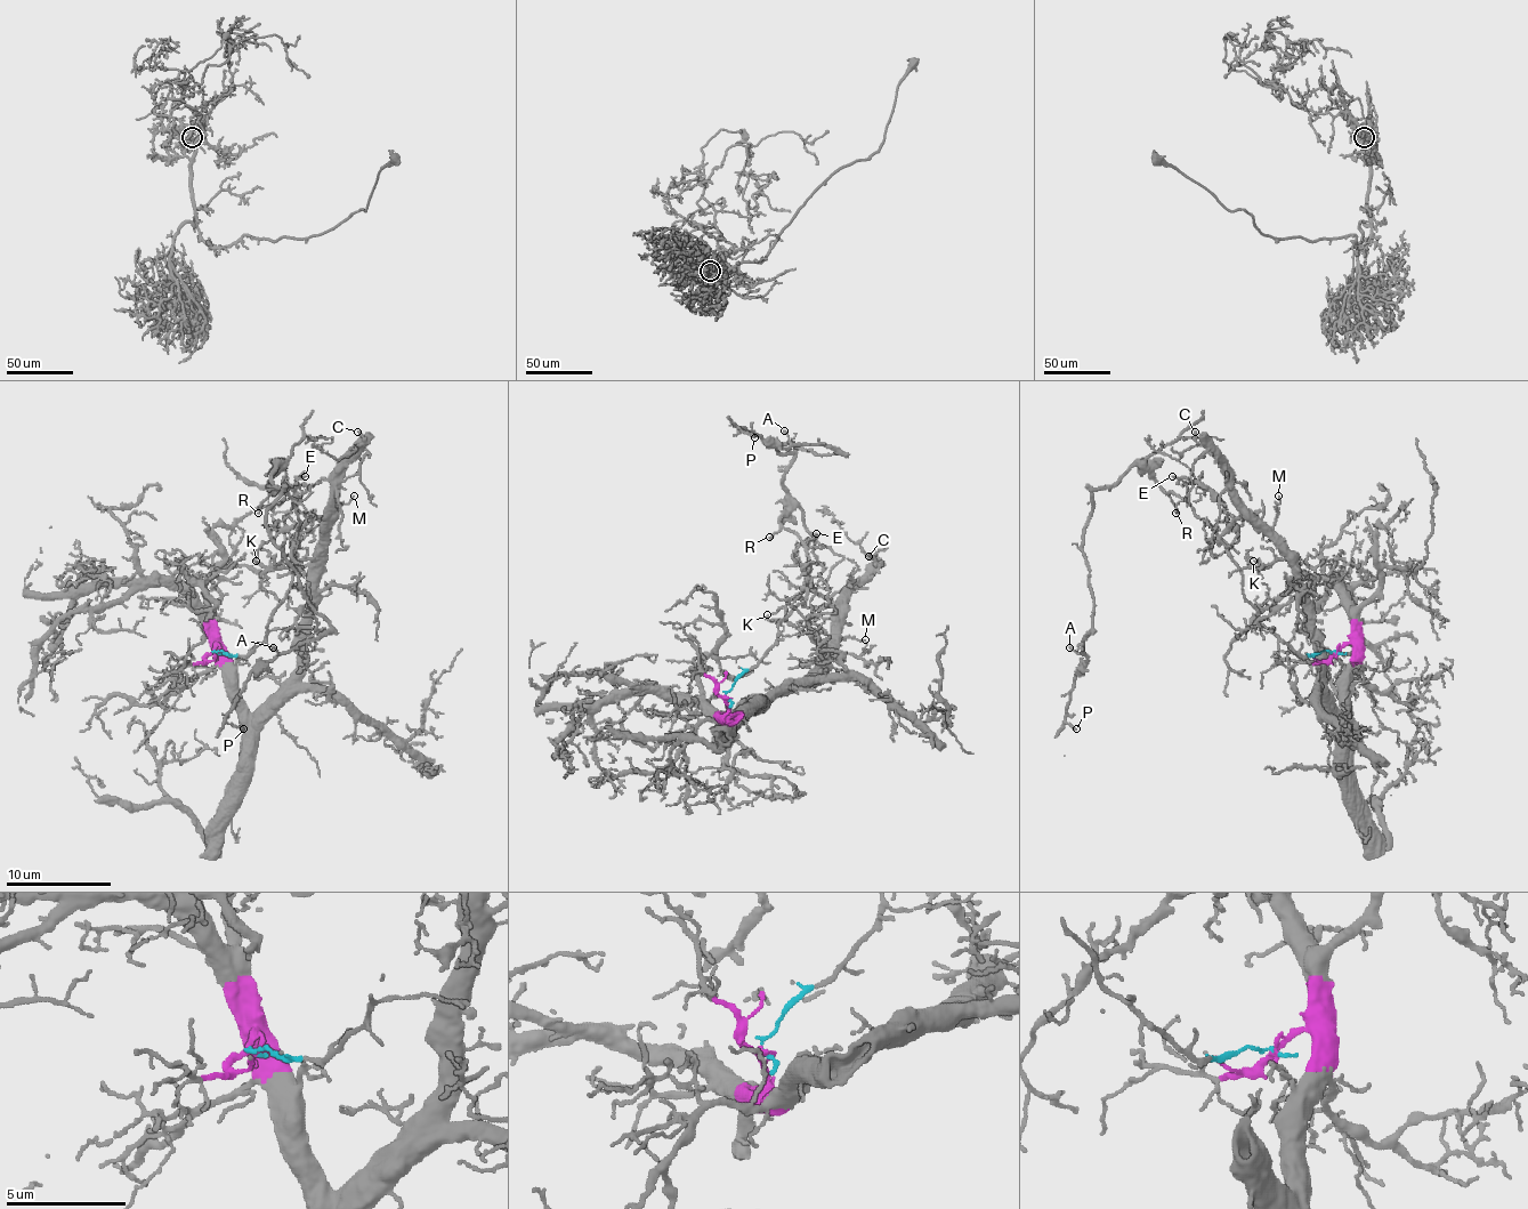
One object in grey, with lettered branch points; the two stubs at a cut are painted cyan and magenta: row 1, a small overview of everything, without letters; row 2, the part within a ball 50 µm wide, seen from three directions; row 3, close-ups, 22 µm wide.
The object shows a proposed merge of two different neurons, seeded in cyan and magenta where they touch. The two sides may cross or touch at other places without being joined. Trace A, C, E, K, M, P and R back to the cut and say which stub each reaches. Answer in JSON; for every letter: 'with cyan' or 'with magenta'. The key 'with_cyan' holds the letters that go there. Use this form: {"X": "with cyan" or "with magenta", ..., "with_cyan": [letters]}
{"A": "with cyan", "C": "with magenta", "E": "with magenta", "K": "with magenta", "M": "with magenta", "P": "with cyan", "R": "with cyan", "with_cyan": ["A", "P", "R"]}

